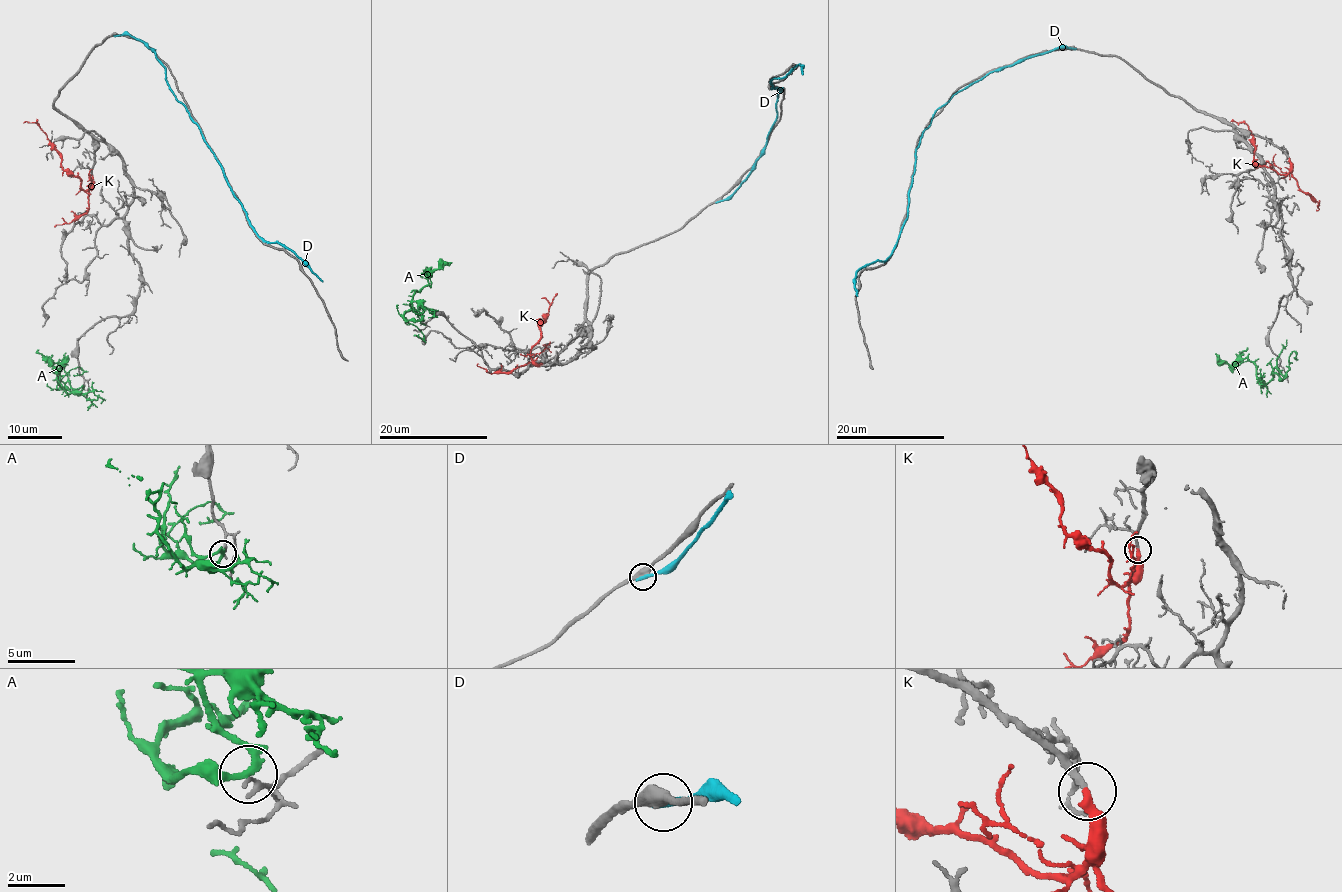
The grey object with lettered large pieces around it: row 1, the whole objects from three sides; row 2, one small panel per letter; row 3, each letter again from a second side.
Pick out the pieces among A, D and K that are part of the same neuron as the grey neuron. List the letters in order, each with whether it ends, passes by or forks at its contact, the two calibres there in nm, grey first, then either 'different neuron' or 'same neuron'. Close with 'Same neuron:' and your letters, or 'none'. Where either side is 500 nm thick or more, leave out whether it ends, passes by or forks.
A: it passes by; calibres 200 and 240 nm; different neuron
D: it ends; calibres 480 and 320 nm; different neuron
K: it ends; calibres 240 and 320 nm; same neuron
Same neuron: K

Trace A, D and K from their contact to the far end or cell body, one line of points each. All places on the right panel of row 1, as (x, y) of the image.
A: (1277, 373), (1263, 384), (1253, 363), (1246, 357), (1233, 365), (1215, 353)
D: (1073, 49), (995, 69), (935, 111), (916, 149), (896, 245), (886, 260), (862, 266), (857, 296)
K: (1289, 158), (1290, 167), (1286, 174), (1257, 165), (1252, 133), (1243, 124)

